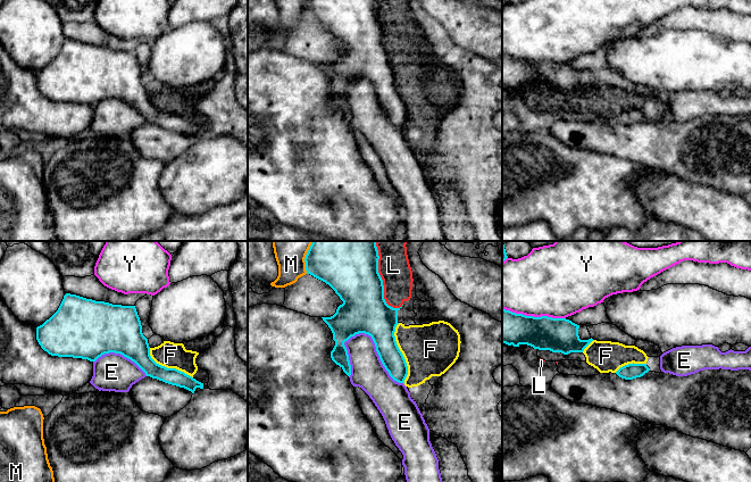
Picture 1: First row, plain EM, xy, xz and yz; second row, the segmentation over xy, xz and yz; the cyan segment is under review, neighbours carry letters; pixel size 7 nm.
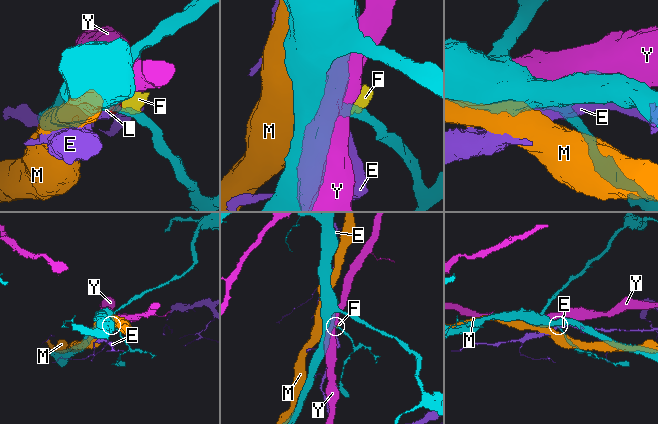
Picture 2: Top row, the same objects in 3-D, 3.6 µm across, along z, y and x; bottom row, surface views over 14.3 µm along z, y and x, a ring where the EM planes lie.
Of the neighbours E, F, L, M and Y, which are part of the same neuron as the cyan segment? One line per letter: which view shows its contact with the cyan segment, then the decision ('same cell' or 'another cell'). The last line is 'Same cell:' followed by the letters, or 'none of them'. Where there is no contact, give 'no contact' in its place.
E: meets cyan in xz; another cell
F: meets cyan in xz; another cell
L: meets cyan in xz; another cell
M: meets cyan in xz; another cell
Y: meets cyan in yz; another cell
Same cell: none of them

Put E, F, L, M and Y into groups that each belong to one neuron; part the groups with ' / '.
E / F L / M / Y

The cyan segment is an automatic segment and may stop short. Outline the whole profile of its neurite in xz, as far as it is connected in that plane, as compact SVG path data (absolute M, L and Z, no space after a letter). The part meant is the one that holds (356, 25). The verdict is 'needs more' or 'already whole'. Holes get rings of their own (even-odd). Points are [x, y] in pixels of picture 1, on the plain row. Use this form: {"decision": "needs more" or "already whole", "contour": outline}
{"decision": "already whole", "contour": "M306 0L304 7L307 19L328 30L343 47L333 61L322 63L331 74L335 86L331 97L332 106L350 123L351 110L344 88L356 80L365 78L372 82L379 105L390 122L404 130L408 111L394 82L400 53L389 51L384 44L378 5L378 0Z"}

